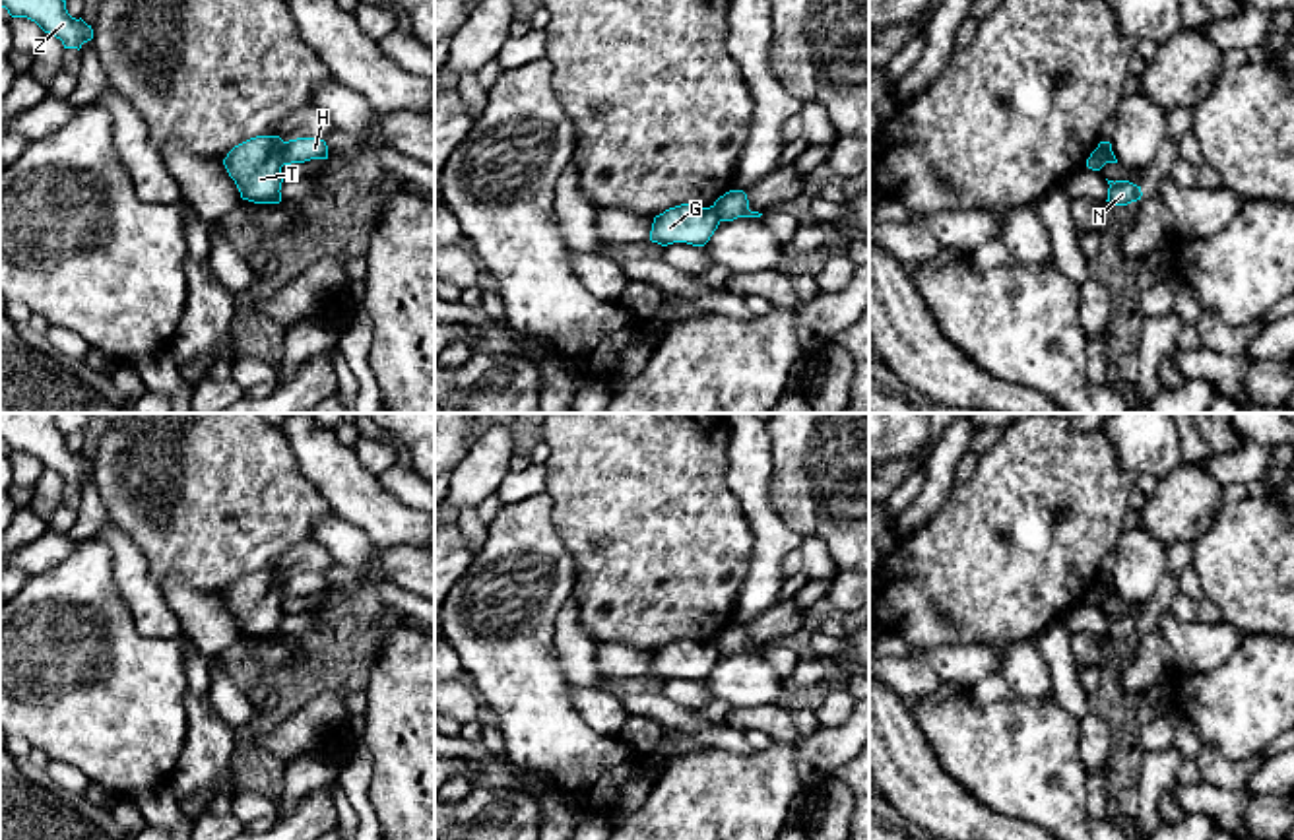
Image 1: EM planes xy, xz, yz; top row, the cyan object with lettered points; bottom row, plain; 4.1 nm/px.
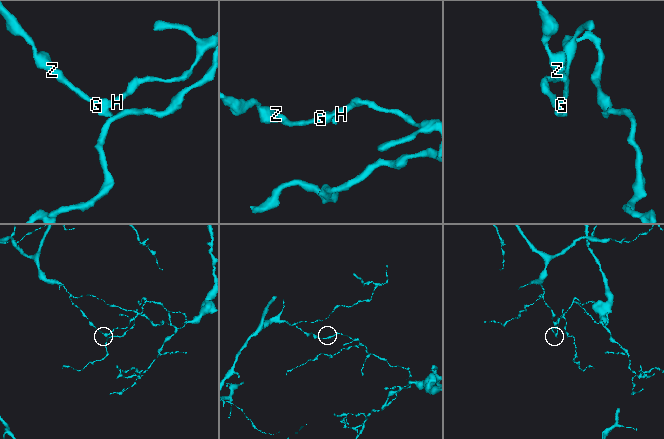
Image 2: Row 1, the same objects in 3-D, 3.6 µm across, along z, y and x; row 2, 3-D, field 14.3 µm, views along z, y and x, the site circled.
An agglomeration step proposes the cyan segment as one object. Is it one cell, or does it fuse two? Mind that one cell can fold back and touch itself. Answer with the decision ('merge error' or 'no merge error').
merge error

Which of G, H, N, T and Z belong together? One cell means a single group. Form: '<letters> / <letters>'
G N T Z / H

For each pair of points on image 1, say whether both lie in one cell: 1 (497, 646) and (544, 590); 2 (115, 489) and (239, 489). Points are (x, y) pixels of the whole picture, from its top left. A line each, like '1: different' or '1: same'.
1: same
2: same

